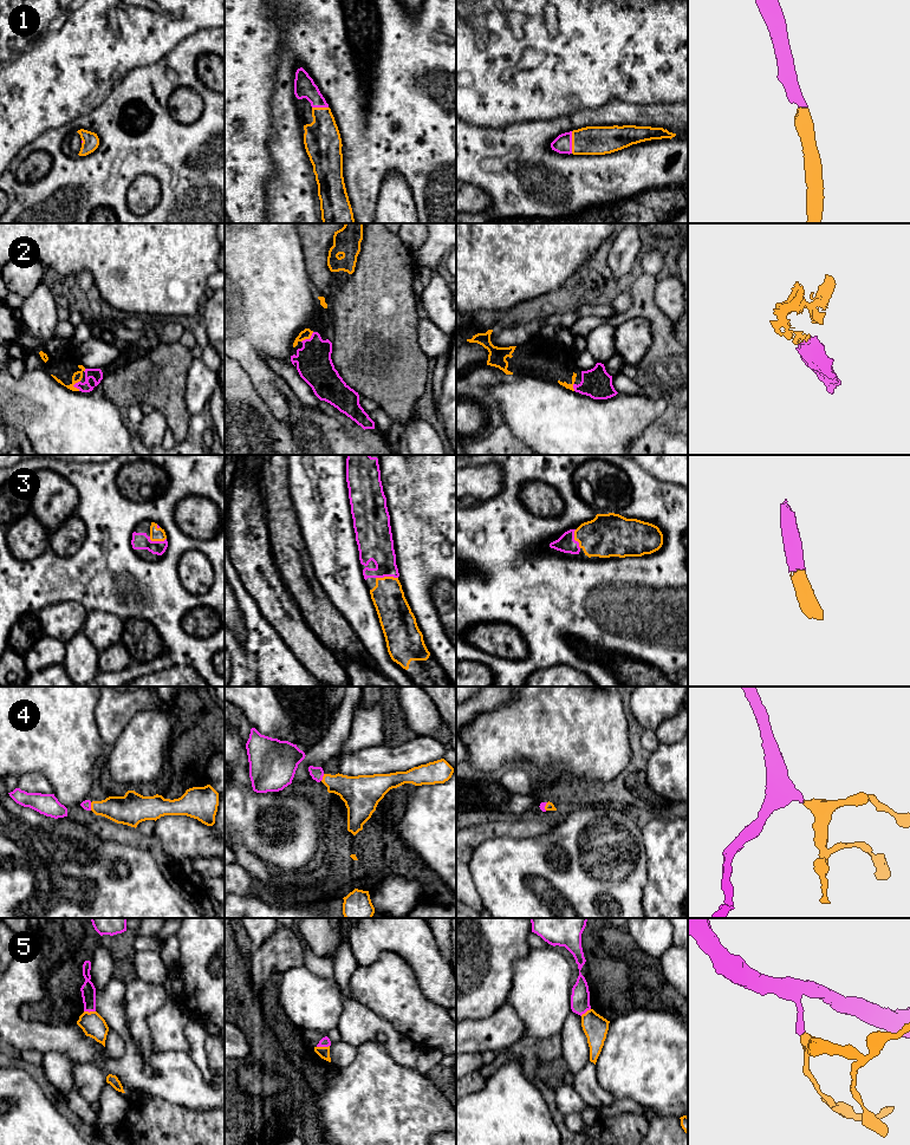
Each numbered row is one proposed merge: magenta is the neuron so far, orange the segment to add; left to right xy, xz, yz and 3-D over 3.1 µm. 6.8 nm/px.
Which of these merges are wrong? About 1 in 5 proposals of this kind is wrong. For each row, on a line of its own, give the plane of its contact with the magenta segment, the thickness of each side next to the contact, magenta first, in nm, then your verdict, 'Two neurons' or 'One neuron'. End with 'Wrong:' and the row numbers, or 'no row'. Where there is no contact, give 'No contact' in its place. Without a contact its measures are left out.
1: Touches magenta in yz. Thickness 130 nm (magenta) against 190 nm. One neuron
2: Touches magenta in xy. Thickness 80 nm (magenta) against 70 nm. One neuron
3: Touches magenta in xz. Thickness 240 nm (magenta) against 220 nm. One neuron
4: Touches magenta in xy. Thickness 60 nm (magenta) against 200 nm. One neuron
5: Touches magenta in xz. Thickness 70 nm (magenta) against 80 nm. Two neurons
Wrong: 5

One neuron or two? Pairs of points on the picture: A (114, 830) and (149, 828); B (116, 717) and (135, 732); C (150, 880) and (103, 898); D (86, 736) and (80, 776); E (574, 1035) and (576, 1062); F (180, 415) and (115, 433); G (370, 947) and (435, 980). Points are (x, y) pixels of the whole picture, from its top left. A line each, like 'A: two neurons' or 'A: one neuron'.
A: two neurons
B: two neurons
C: one neuron
D: one neuron
E: one neuron
F: two neurons
G: one neuron

